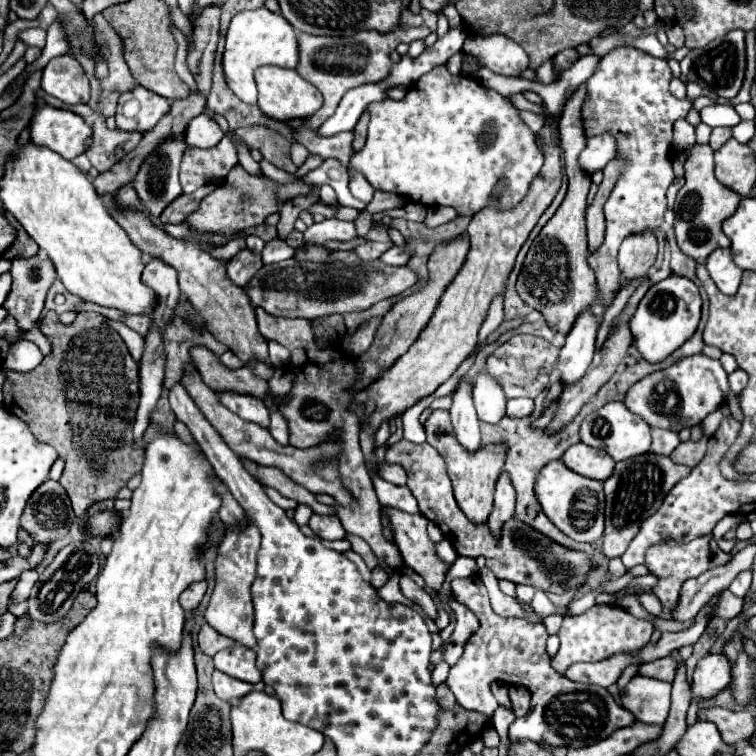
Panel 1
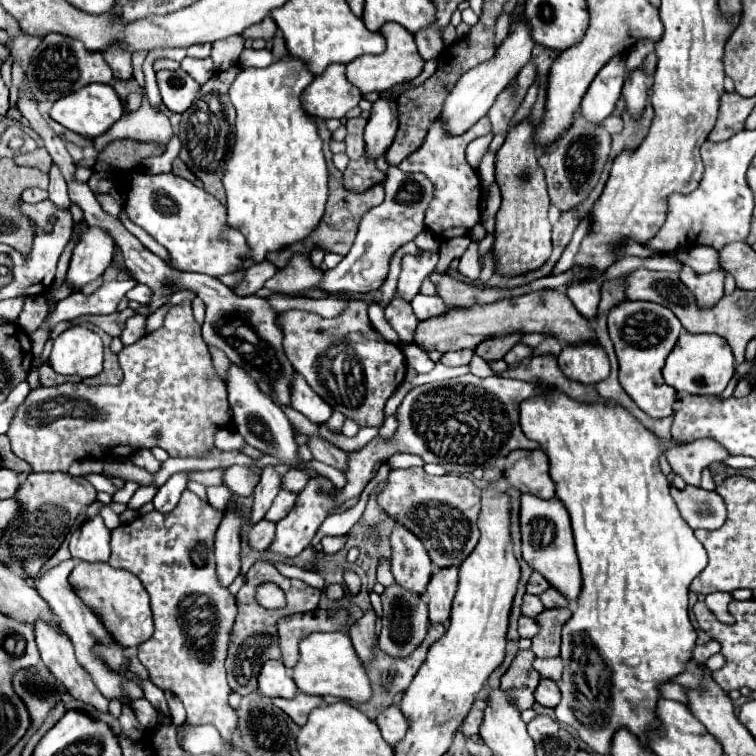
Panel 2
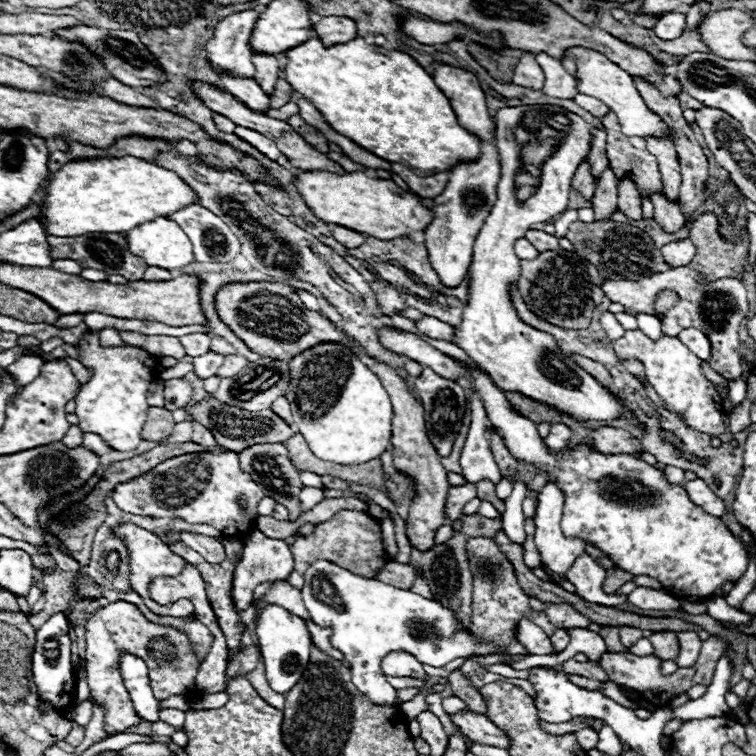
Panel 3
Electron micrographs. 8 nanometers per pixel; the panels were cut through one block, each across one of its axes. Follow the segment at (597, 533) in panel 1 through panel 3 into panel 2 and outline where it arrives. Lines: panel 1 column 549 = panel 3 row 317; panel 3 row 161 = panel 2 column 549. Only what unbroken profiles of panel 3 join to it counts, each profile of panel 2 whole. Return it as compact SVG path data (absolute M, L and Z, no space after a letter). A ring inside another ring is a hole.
M522 494L520 498L520 534L522 534L522 558L528 566L540 572L552 588L556 588L570 604L578 600L582 592L582 572L574 550L574 538L570 528L570 516L558 498L542 500L536 496Z

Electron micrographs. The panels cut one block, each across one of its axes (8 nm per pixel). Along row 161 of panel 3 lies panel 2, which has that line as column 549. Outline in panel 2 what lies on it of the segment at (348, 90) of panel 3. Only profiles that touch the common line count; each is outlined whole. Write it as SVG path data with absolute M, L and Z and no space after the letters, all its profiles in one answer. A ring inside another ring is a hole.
M536 384L536 388L538 388L538 394L520 404L520 426L522 426L522 432L526 434L526 438L538 442L540 448L548 454L550 478L556 484L558 500L570 512L574 540L576 540L576 552L578 552L578 558L580 558L580 568L582 568L582 592L580 592L580 598L576 602L572 618L562 628L562 654L560 656L564 660L564 674L562 674L562 680L558 682L560 690L562 690L562 700L554 708L556 720L560 720L566 726L572 726L578 732L578 736L594 752L610 754L612 734L620 726L626 726L642 742L646 742L646 732L658 724L656 716L654 716L654 708L656 708L656 702L660 698L658 684L668 682L672 676L684 672L684 664L690 660L690 656L692 656L690 652L692 652L694 642L696 642L696 630L688 620L688 584L706 568L708 556L706 556L704 546L700 546L700 542L696 540L694 530L684 522L684 518L680 518L676 504L672 502L670 488L666 486L666 476L662 474L662 470L658 466L660 450L666 450L666 448L673 446L684 446L686 442L680 442L680 440L674 440L674 438L668 438L668 440L658 438L654 432L650 432L646 426L642 426L640 420L630 410L626 410L618 402L612 402L612 400L606 400L606 402L576 402L574 398L570 398L562 390L546 388L542 384Z

